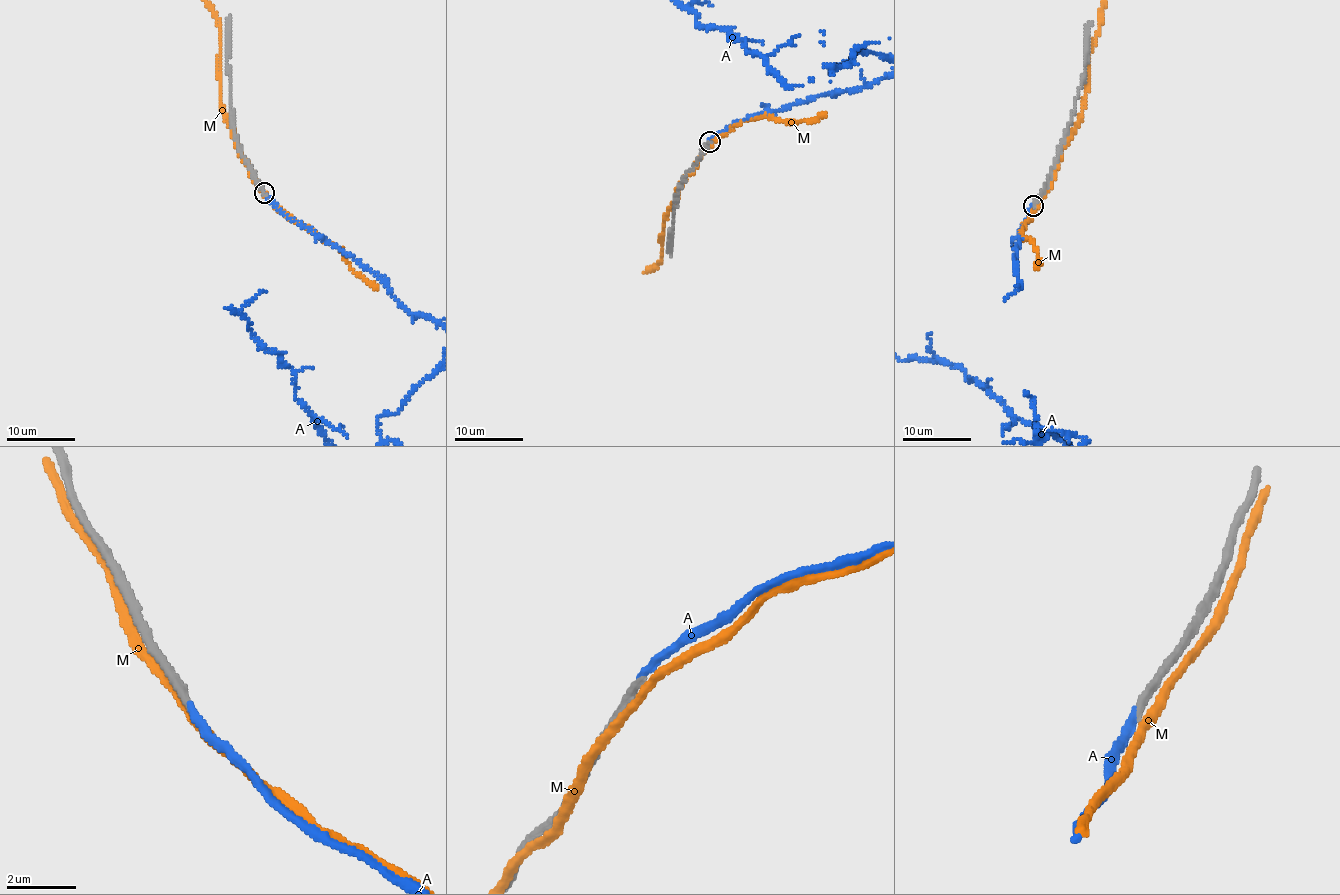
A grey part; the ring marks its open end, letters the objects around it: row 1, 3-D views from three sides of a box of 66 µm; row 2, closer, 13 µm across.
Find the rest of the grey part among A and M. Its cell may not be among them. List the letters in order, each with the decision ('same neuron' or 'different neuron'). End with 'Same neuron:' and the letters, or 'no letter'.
A: same neuron
M: different neuron
Same neuron: A

